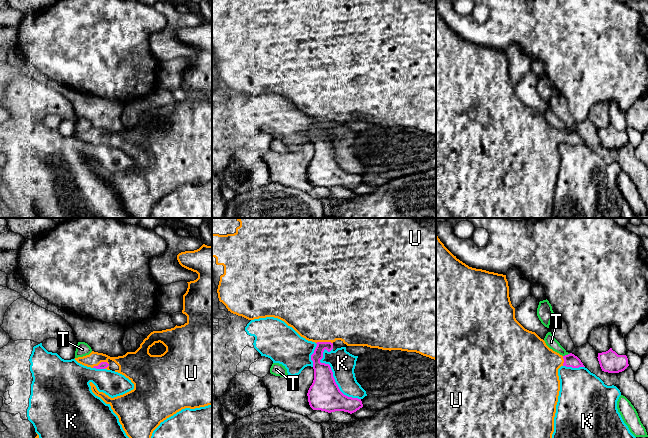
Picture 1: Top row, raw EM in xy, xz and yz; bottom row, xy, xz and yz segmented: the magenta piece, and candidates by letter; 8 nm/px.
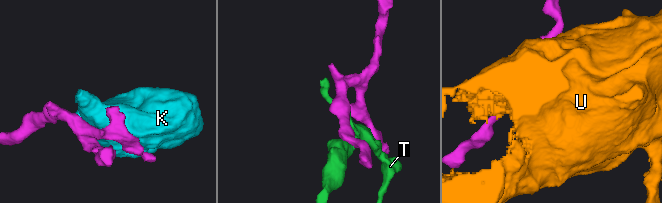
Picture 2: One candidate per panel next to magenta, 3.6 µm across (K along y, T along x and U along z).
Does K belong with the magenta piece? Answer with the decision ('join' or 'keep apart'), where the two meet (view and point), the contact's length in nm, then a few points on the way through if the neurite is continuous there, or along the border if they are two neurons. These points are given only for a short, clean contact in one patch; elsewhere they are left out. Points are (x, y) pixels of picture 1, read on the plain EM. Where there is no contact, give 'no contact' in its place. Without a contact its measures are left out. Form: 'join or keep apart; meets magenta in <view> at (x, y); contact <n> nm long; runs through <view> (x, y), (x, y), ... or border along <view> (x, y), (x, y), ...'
keep apart; meets magenta in xz at (333, 153); contact 500 nm long

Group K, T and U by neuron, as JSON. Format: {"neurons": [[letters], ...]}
{"neurons": [["K"], ["T"], ["U"]]}

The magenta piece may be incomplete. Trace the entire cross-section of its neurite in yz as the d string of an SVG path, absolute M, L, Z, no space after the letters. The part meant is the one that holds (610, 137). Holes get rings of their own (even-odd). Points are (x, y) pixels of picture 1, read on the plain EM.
M610 124L606 128L598 129L598 137L602 147L608 149L619 149L624 147L628 142L626 131L618 131Z

